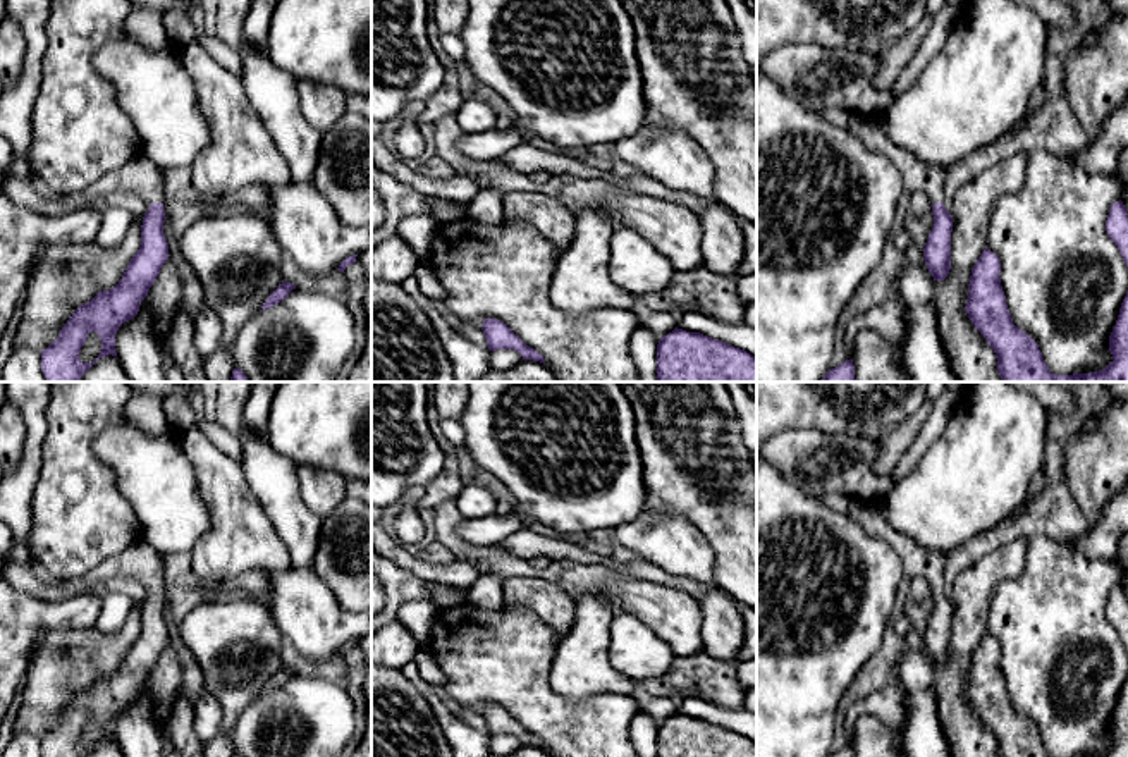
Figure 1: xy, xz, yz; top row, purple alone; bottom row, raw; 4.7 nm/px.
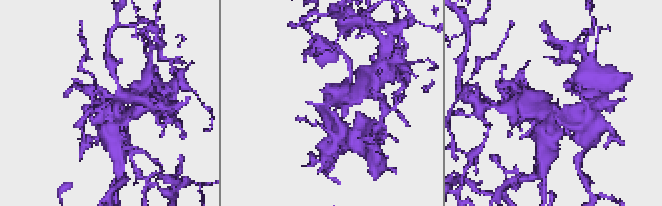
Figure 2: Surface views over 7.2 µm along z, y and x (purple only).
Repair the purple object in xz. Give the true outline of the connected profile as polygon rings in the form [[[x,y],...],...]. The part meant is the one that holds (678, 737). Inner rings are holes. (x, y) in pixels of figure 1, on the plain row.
[[[676,712],[657,729],[657,757],[757,757],[757,743],[719,724]]]

